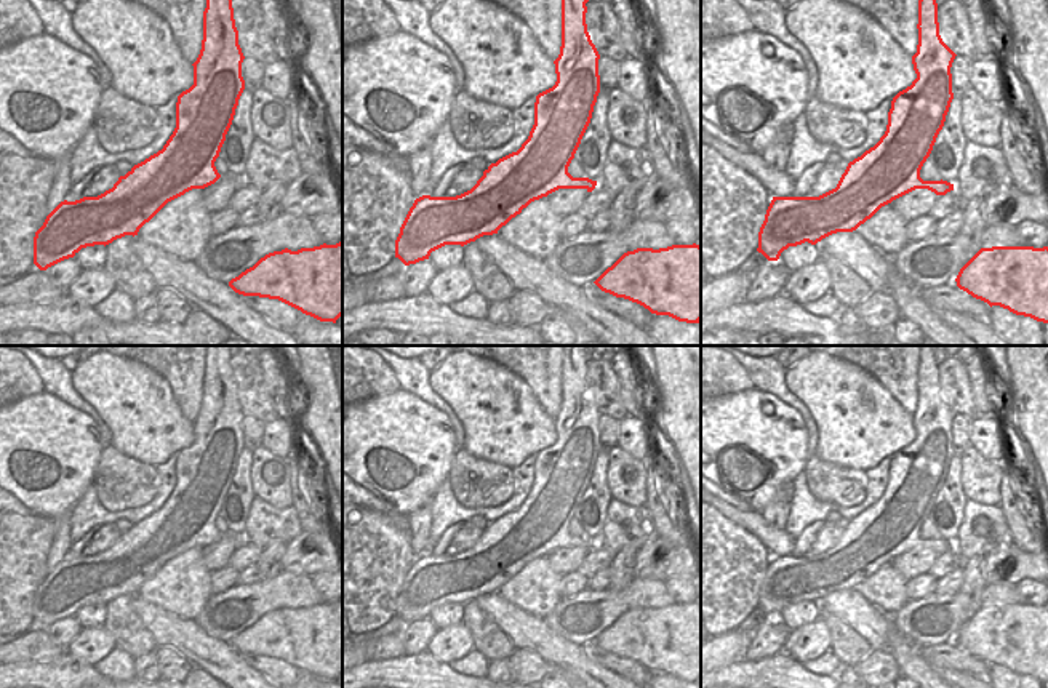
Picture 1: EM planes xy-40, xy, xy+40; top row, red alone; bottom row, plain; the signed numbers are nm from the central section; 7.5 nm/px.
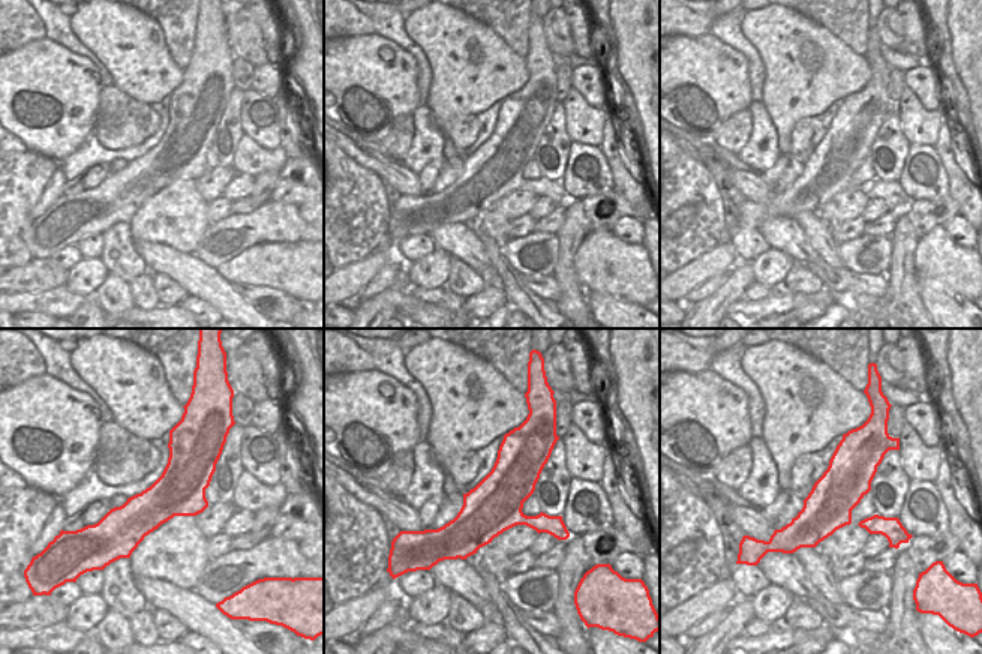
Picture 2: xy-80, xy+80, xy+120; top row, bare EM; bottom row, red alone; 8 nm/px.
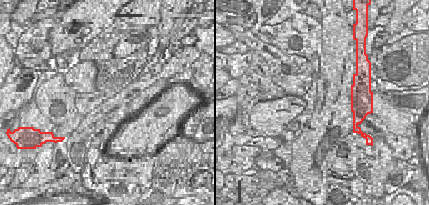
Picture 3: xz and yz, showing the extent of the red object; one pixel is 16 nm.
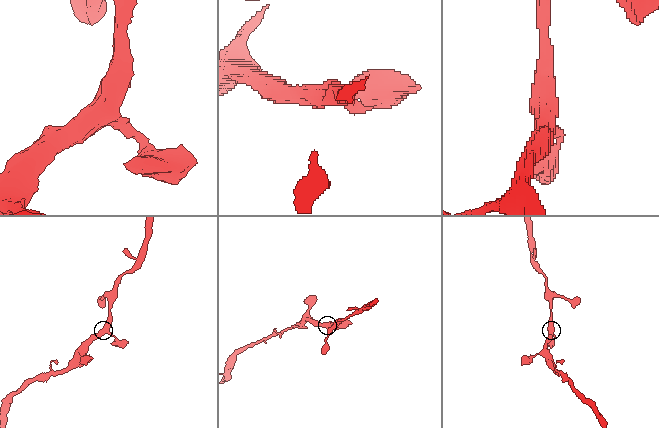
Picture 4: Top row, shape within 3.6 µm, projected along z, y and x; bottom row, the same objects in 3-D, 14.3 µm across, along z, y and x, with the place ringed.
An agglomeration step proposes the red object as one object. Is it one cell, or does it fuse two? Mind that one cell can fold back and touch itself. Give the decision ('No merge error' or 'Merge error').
No merge error.

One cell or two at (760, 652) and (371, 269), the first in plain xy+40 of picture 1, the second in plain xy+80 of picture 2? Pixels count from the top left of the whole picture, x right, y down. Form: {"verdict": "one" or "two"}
{"verdict": "two"}

